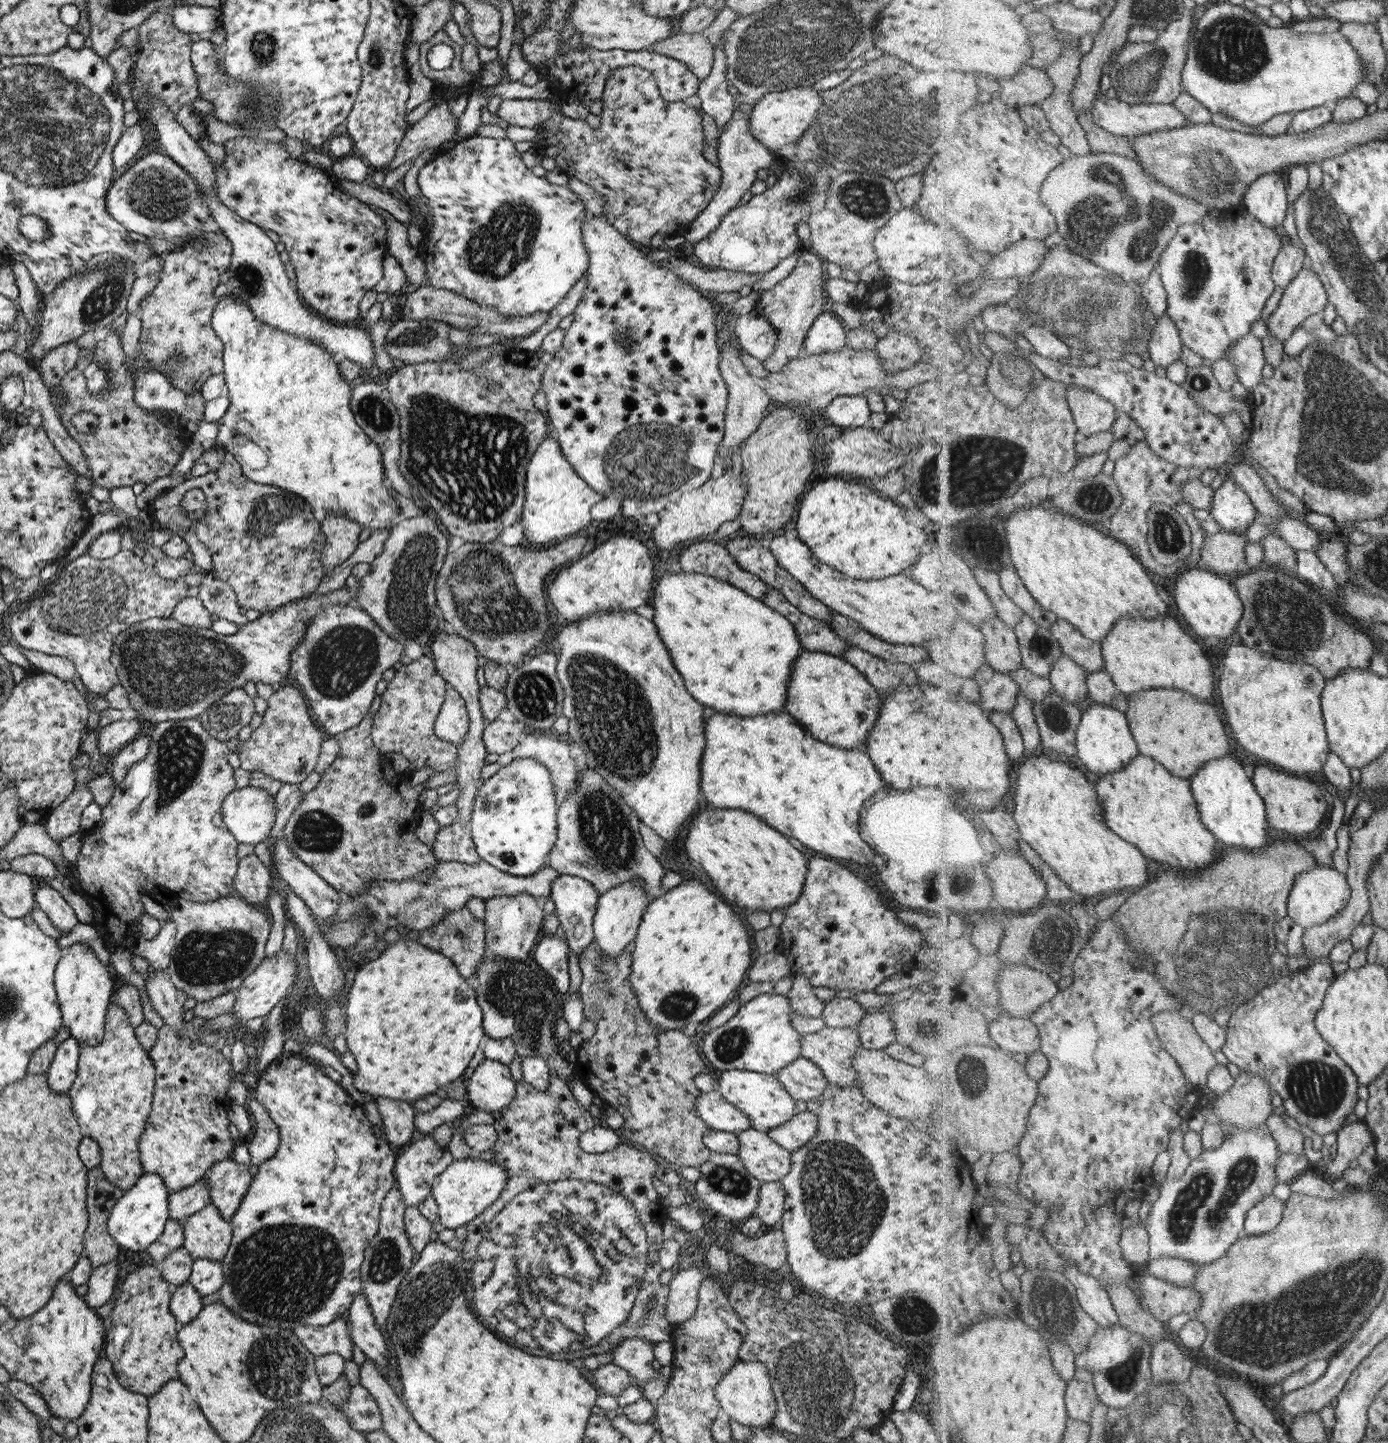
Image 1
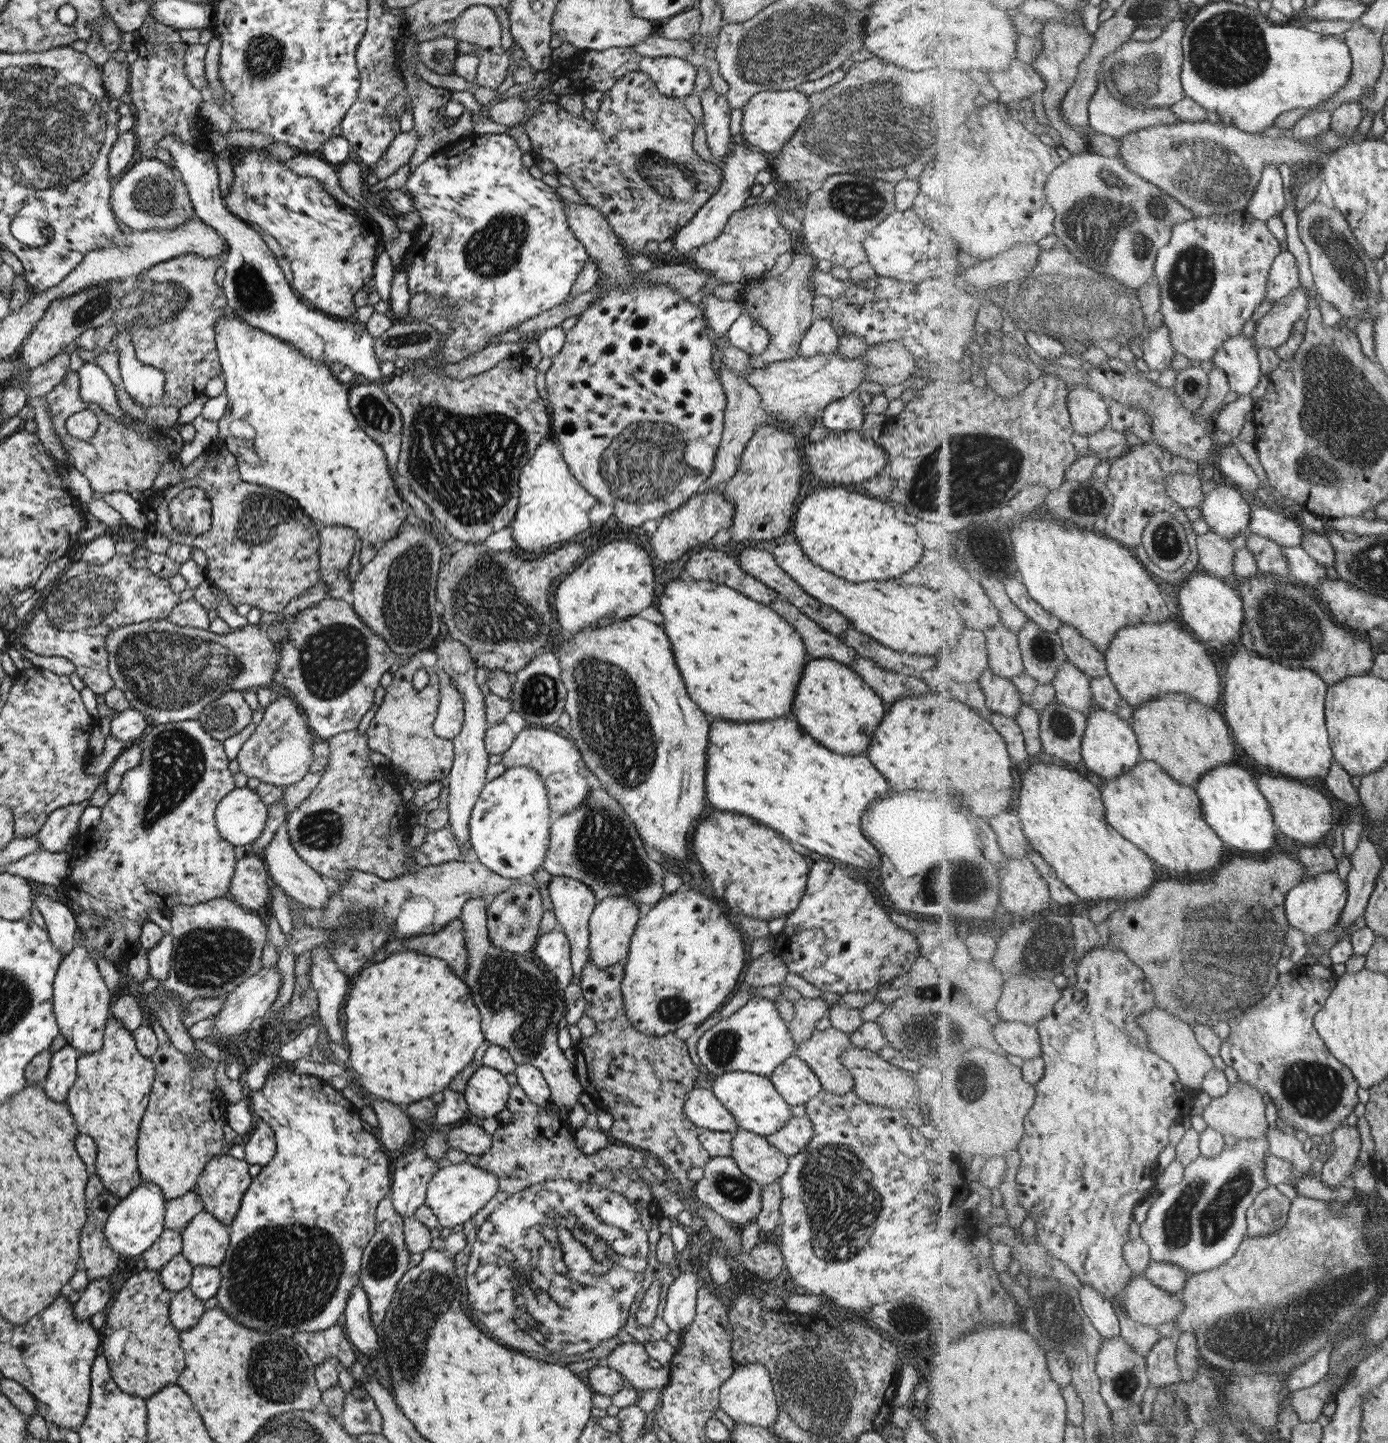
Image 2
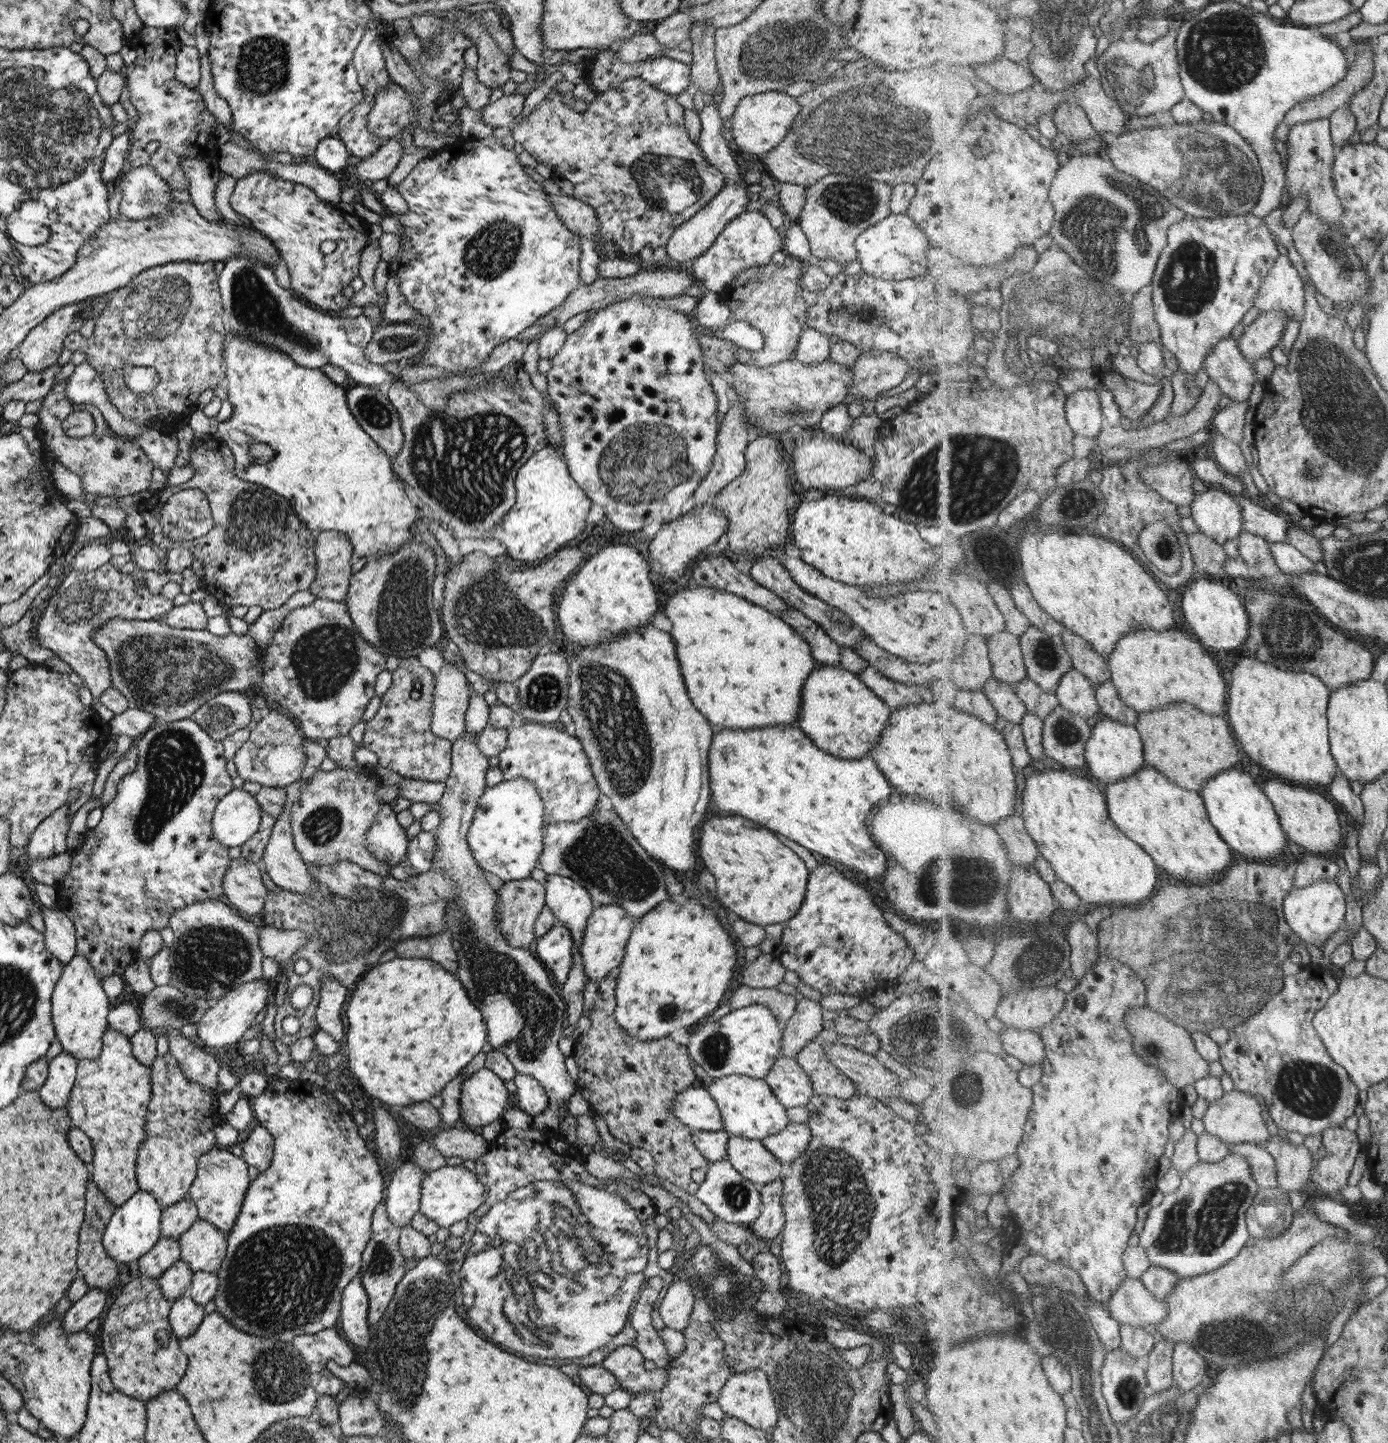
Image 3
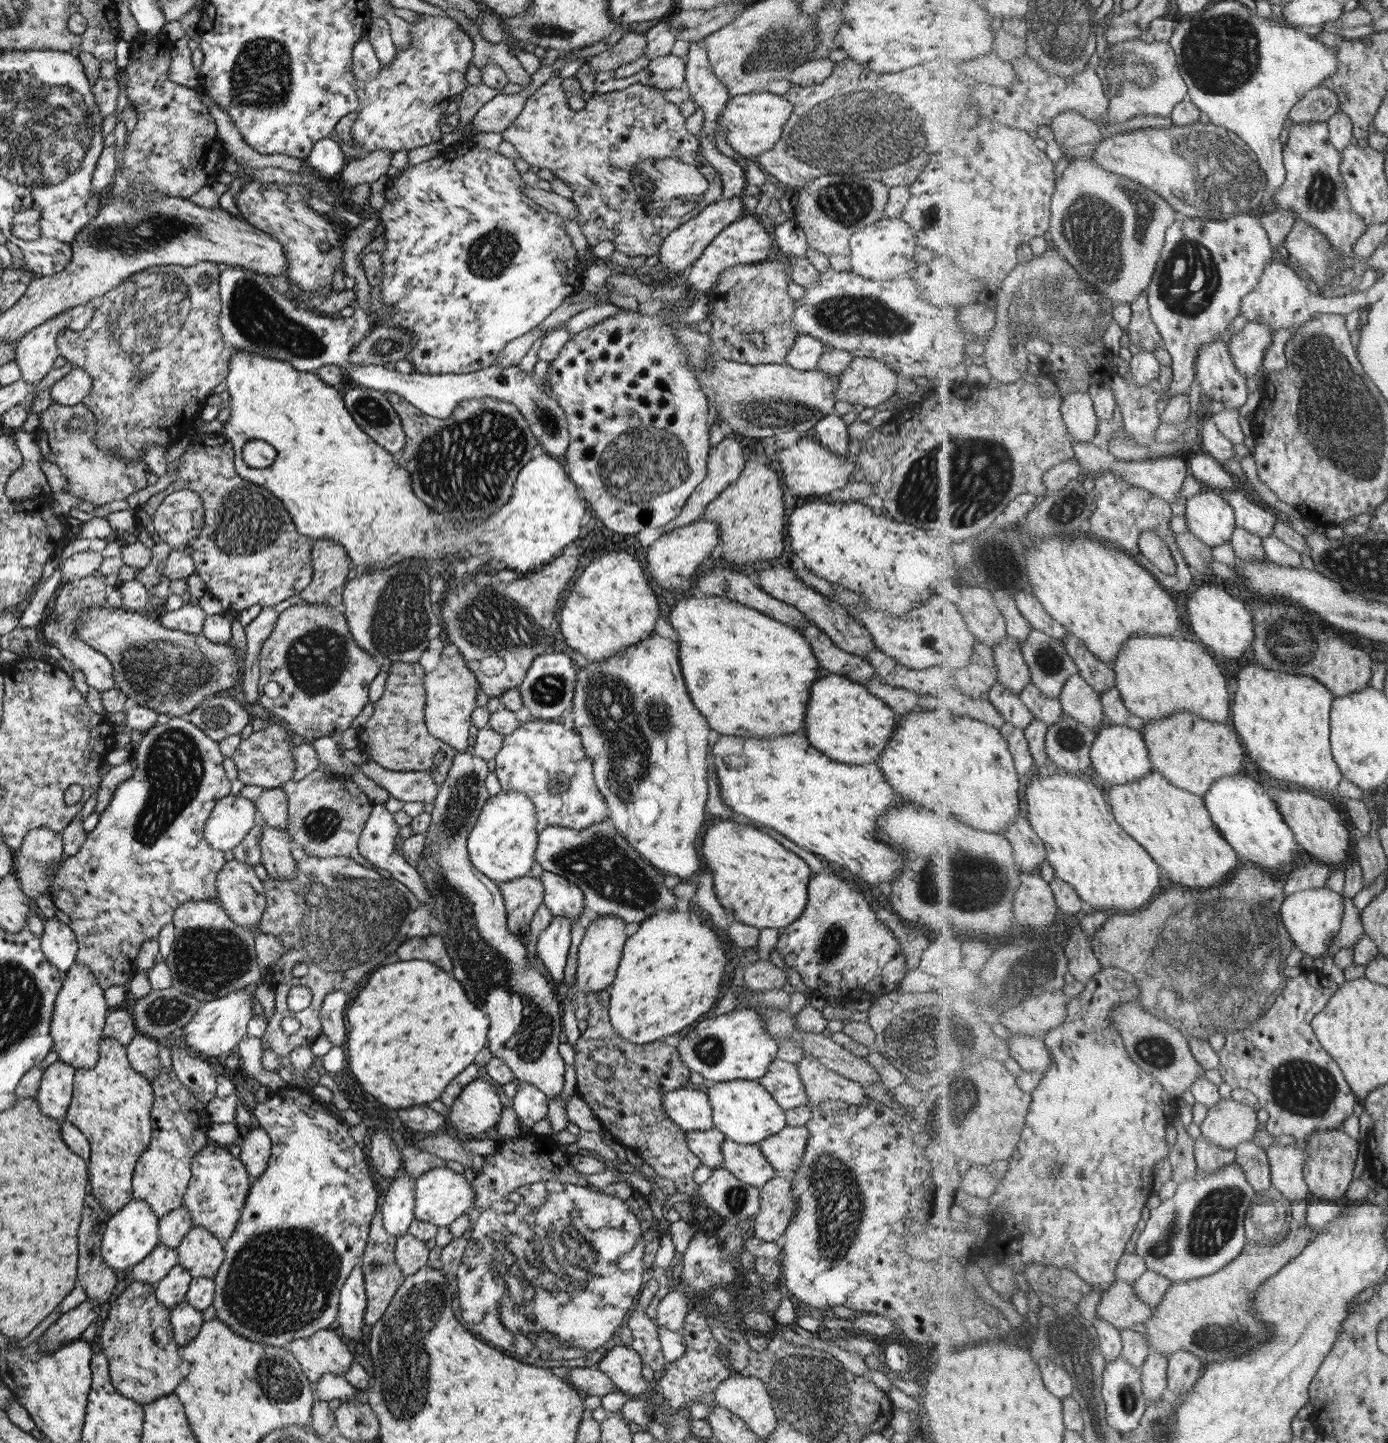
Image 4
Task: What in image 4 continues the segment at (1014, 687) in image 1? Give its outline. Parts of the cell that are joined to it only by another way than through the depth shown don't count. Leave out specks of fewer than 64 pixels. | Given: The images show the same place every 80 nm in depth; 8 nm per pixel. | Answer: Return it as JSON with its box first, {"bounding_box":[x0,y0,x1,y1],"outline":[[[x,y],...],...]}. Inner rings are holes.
{"bounding_box":[987,683,1035,729],"outline":[[[995,683],[987,692],[987,698],[999,709],[1007,723],[1026,729],[1035,718],[1029,707],[1003,683]]]}

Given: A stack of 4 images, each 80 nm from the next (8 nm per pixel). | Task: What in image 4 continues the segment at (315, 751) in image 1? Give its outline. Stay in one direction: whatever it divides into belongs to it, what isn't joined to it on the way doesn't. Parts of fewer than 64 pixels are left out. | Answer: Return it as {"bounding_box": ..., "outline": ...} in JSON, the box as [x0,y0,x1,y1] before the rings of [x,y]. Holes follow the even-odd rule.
{"bounding_box":[231,718,298,789],"outline":[[[275,718],[257,725],[252,733],[238,744],[231,756],[237,772],[236,779],[243,785],[260,786],[261,788],[270,789],[281,786],[290,780],[295,770],[290,750],[296,742],[298,741],[293,734]]]}

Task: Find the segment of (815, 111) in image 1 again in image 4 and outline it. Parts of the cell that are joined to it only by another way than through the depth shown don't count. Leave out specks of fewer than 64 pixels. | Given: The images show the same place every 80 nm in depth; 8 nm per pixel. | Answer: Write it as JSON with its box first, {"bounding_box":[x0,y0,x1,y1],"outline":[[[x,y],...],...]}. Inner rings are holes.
{"bounding_box":[719,91,791,159],"outline":[[[767,91],[729,98],[723,110],[719,112],[720,131],[737,154],[754,159],[761,152],[771,149],[779,140],[781,127],[791,115],[791,107],[789,101]]]}

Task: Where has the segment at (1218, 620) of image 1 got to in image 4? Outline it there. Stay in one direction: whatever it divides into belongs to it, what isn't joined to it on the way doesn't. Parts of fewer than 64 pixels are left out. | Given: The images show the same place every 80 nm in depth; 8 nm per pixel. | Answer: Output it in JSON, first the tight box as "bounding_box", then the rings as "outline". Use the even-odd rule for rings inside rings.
{"bounding_box":[1187,585,1255,658],"outline":[[[1199,585],[1191,594],[1187,605],[1188,620],[1196,636],[1209,648],[1227,658],[1241,658],[1245,652],[1251,652],[1255,638],[1254,616],[1247,599],[1235,598],[1226,588]]]}

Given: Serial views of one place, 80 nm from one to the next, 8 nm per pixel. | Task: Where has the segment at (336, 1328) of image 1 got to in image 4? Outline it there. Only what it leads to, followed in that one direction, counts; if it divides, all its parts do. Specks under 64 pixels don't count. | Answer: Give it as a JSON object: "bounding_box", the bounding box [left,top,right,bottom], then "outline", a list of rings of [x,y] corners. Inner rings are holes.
{"bounding_box":[286,1328,351,1386],"outline":[[[331,1328],[321,1329],[286,1346],[310,1380],[311,1386],[325,1373],[341,1375],[351,1364],[351,1354]]]}

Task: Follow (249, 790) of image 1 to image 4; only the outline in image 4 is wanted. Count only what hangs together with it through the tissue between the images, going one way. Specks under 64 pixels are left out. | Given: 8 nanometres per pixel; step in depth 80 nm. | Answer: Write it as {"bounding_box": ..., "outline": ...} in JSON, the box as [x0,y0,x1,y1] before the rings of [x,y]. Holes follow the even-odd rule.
{"bounding_box":[203,795,257,852],"outline":[[[239,795],[220,798],[204,824],[203,834],[211,848],[225,852],[243,840],[257,821],[255,806]]]}

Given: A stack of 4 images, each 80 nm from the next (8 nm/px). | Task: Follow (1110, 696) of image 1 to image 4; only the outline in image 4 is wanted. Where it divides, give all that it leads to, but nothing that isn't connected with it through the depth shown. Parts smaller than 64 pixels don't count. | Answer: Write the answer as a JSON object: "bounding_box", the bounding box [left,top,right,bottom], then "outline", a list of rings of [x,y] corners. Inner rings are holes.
{"bounding_box":[1101,686,1144,731],"outline":[[[1117,686],[1101,692],[1104,713],[1109,724],[1134,728],[1143,731],[1144,721],[1140,716],[1132,713],[1124,703],[1122,694]]]}

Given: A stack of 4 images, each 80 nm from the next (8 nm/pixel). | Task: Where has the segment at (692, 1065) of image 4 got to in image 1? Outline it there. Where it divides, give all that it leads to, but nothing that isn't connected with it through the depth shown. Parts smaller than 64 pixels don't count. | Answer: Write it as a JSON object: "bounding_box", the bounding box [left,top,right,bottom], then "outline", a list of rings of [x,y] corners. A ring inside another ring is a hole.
{"bounding_box":[699,994,800,1075],"outline":[[[759,994],[740,1006],[725,1024],[705,1034],[699,1052],[715,1074],[735,1069],[774,1075],[779,1068],[800,1057],[800,1036],[789,1022],[791,1012],[785,995]]]}

